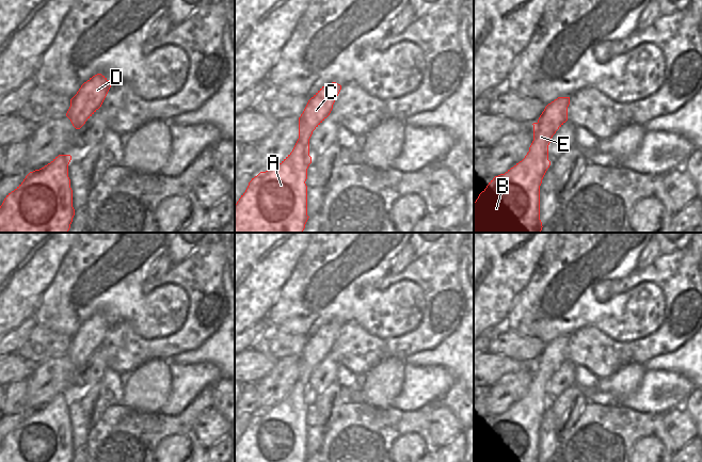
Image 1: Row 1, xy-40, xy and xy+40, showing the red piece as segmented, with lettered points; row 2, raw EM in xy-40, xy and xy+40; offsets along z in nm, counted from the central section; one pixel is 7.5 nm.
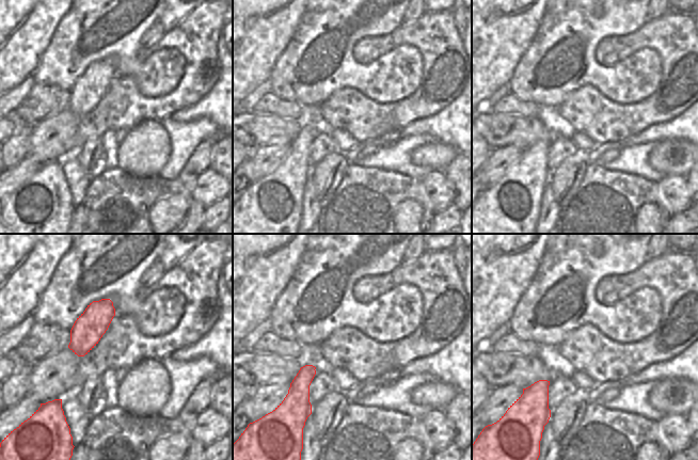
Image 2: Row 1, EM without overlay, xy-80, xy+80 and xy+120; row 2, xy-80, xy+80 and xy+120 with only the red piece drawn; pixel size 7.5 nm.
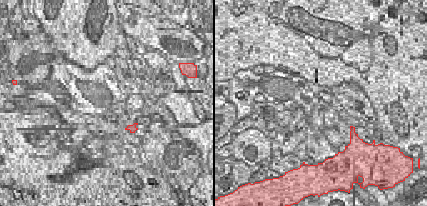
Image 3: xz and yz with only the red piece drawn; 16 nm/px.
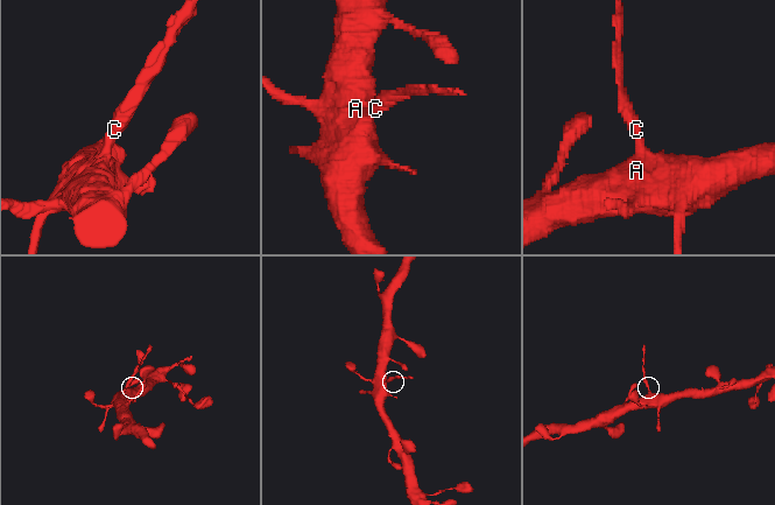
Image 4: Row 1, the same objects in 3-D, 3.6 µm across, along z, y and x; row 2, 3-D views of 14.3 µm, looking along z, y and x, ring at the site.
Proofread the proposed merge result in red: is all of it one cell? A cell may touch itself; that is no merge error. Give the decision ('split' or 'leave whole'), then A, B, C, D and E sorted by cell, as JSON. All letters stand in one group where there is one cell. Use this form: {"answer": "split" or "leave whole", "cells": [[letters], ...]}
{"answer": "split", "cells": [["A", "B", "E"], ["C", "D"]]}

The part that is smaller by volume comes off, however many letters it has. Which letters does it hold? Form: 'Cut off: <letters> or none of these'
Cut off: C, D

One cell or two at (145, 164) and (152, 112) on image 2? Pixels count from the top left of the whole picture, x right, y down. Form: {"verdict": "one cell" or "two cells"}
{"verdict": "two cells"}

